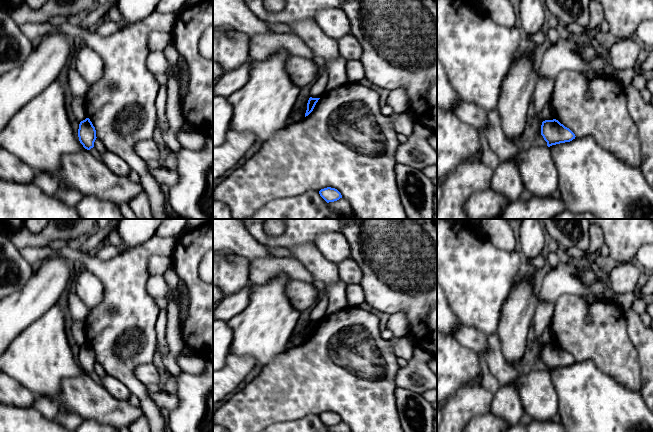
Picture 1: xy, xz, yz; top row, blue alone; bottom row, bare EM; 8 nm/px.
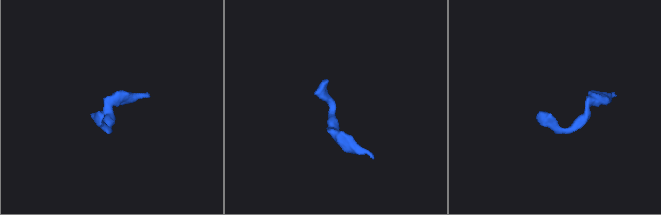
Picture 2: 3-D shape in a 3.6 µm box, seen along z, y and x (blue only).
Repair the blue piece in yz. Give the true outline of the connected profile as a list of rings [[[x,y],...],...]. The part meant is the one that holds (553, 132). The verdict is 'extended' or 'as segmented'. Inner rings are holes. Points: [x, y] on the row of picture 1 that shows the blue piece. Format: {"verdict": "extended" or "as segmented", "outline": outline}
{"verdict": "as segmented", "outline": [[[545,120],[541,125],[541,135],[547,142],[547,146],[570,142],[575,139],[575,134],[558,120]]]}

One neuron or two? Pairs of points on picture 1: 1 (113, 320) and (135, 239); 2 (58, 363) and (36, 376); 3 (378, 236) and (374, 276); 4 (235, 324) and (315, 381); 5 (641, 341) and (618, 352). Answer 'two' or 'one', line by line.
1: two
2: one
3: one
4: two
5: two

